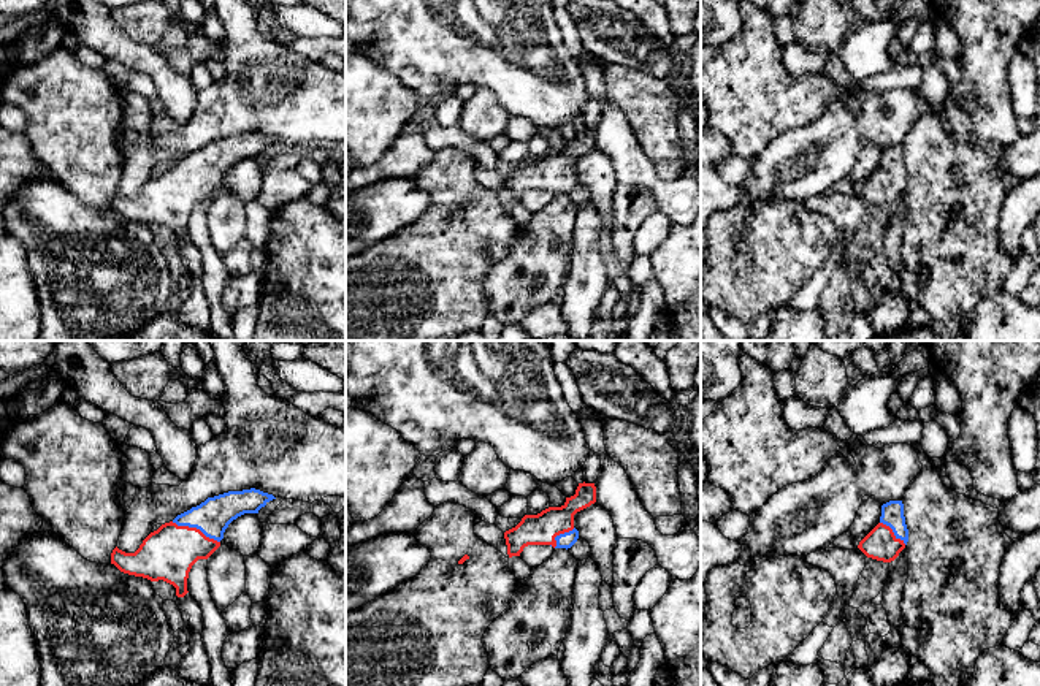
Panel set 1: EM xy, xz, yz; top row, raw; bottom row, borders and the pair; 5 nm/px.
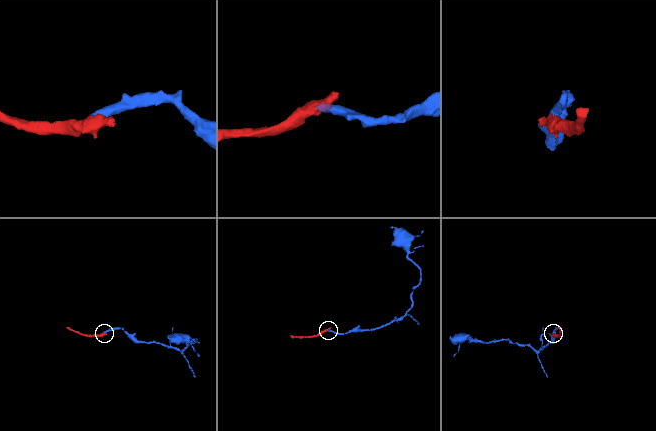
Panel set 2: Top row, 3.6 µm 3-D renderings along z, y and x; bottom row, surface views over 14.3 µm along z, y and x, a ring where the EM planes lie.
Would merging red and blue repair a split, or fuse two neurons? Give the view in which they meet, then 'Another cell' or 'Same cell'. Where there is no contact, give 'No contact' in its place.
Touches red in xy. Same cell

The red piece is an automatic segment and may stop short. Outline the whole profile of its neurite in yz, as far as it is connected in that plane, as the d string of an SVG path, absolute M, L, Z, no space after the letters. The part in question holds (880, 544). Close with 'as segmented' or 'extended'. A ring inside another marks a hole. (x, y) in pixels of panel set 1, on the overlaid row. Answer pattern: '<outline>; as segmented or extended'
M902 501L881 505L880 523L859 542L858 548L872 559L891 562L905 548L908 529Z; extended

